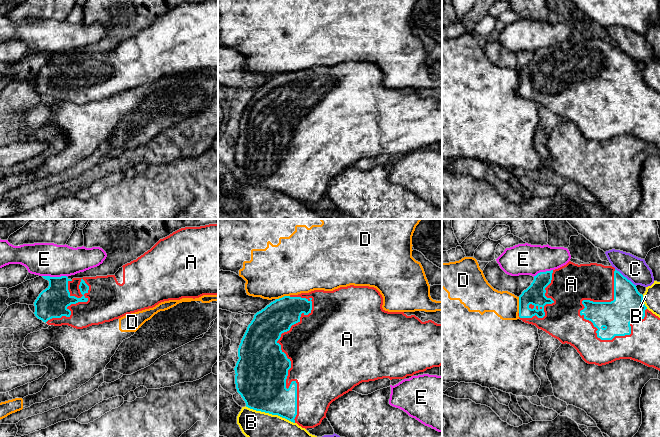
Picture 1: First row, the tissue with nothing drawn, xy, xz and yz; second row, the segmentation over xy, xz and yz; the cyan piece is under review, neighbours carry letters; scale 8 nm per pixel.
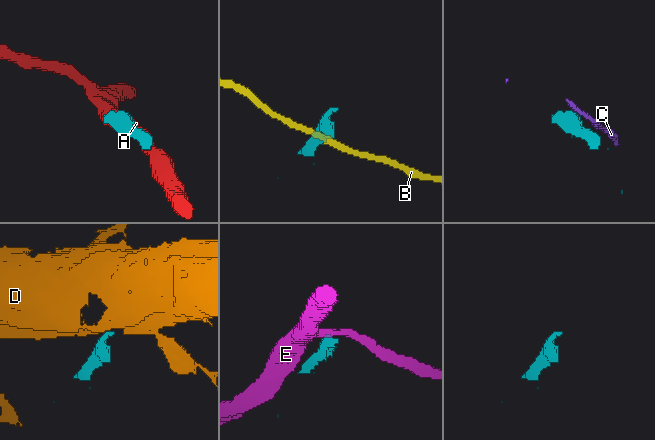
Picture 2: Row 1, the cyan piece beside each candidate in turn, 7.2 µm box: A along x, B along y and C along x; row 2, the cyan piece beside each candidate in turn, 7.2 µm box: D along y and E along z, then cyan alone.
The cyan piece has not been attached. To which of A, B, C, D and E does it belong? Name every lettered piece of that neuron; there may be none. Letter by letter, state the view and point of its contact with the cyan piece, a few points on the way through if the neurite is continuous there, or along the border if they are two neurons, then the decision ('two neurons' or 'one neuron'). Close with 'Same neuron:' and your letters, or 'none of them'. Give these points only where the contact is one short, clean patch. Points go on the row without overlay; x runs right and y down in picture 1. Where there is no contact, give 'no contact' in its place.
A: xz (284, 129) | one neuron
B: xz (270, 189) | along xz (245, 182), (277, 190), (294, 199) | two neurons
C: yz (625, 53) | along yz (615, 44), (636, 61) | two neurons
D: yz (519, 81) | along yz (518, 73), (519, 88) | two neurons
E: xy (55, 53) | along xy (42, 51), (67, 53) | two neurons
Same neuron: A

